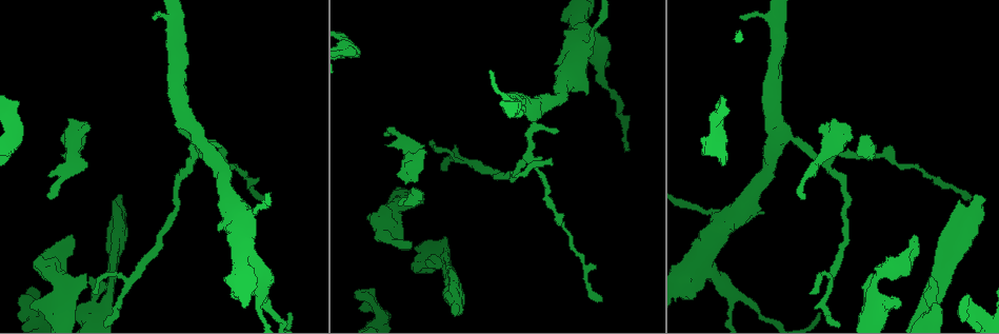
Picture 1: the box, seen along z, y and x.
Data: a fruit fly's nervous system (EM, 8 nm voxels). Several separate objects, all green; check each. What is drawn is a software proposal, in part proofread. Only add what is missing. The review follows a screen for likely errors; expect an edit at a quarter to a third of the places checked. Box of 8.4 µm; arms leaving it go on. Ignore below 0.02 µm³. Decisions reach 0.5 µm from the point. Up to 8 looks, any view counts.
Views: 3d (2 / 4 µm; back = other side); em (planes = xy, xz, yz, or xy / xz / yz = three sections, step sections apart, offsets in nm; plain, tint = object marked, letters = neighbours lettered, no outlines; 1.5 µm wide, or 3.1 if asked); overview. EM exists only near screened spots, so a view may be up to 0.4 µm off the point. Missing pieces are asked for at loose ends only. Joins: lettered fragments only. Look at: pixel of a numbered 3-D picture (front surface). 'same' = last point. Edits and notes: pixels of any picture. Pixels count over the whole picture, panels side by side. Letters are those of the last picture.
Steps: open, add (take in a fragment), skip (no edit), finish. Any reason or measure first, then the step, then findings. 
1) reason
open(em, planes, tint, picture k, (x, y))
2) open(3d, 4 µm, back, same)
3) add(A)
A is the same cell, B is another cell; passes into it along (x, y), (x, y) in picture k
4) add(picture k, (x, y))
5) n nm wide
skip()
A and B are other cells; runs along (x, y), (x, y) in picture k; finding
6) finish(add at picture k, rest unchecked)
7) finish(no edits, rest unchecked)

tapers out
open(em, xz, step 8, tint, picture 1, (552, 165))

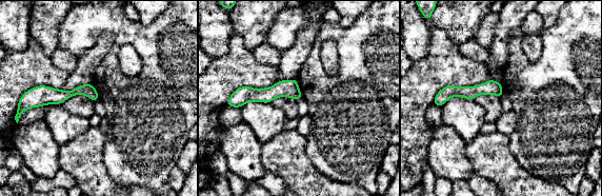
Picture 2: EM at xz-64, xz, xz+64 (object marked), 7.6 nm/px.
another direction
open(em, planes, letters, same)

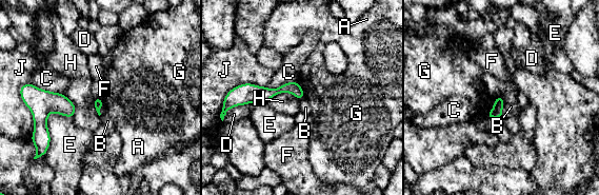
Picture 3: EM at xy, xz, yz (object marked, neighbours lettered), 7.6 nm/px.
skip()
A, B, C, D, E, F, G, H and J are other cells; border along (503, 98), (501, 116) in picture 3; no lettered fragment goes on from it

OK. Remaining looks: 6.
free end
open(em, planes, letters, picture 1, (887, 308))

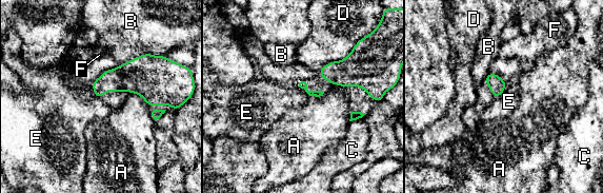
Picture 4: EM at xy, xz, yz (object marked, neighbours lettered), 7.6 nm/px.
skip()
A, B, C, D, E and F are other cells; border along (507, 83), (500, 95) in picture 4; none of them fits

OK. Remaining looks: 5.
branch stops here
open(em, xy, step 4, letters, picture 1, (21, 303))

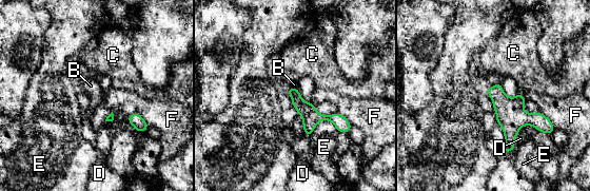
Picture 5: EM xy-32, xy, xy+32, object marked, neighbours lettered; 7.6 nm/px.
open(em, planes, letters, same)

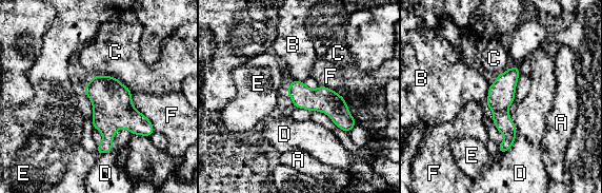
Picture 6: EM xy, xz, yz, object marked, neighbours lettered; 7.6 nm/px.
180 nm wide
skip()
A, B, C, D, E and F are other cells; runs along (515, 70), (502, 91), (502, 150) in picture 6; none of them fits

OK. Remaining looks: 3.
finish(no edits, rest unchecked)

